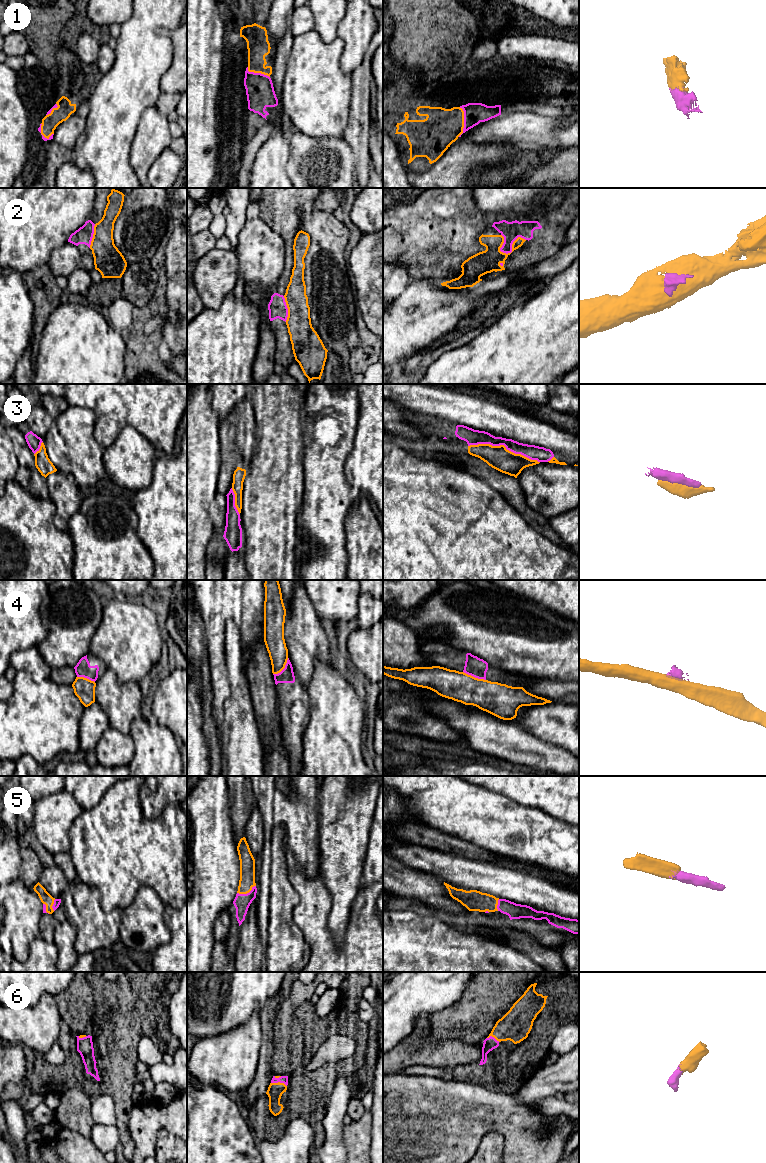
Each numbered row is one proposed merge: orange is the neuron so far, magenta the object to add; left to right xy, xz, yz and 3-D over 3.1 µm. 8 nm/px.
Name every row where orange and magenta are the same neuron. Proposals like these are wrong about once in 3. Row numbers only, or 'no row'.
1, 3, 5, 6

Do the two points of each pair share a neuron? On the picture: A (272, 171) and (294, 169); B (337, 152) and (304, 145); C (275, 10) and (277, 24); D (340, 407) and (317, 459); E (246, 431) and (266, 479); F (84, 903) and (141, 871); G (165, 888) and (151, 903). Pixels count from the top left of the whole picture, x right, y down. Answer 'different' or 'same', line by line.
A: different
B: same
C: same
D: same
E: different
F: different
G: different

